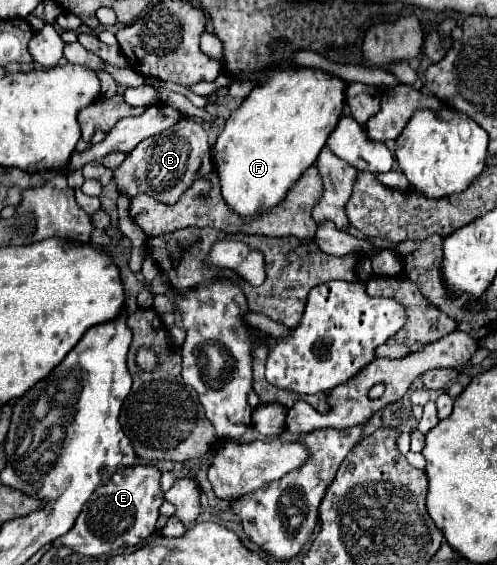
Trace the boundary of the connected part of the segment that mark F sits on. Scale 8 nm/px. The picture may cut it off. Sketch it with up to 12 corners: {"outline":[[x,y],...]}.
{"outline":[[274,70],[212,148],[242,218],[278,206],[344,106],[322,70]]}

